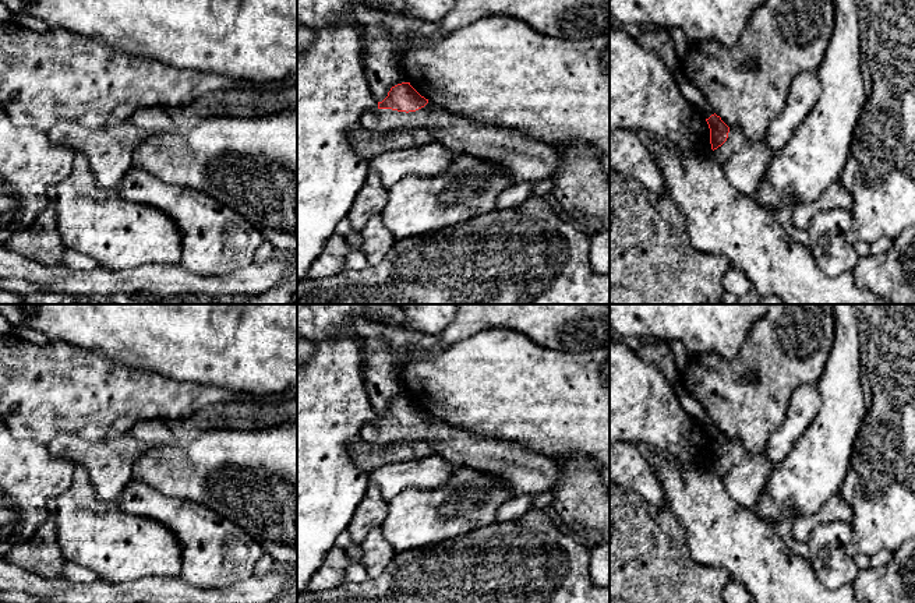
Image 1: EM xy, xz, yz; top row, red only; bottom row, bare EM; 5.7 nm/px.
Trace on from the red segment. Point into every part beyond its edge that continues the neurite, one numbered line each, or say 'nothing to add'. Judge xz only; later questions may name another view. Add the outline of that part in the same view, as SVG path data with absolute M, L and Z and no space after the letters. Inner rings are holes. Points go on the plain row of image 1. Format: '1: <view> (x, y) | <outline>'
1: xz (525, 472) | M432 415L416 424L378 422L365 424L360 437L371 445L425 441L445 461L487 472L502 480L515 496L550 493L559 477L559 465L508 441L474 437Z

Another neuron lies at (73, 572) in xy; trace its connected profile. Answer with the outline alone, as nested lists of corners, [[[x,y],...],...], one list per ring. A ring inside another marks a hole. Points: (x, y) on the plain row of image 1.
[[[71,563],[63,567],[61,576],[77,583],[85,583],[98,579],[93,571]]]

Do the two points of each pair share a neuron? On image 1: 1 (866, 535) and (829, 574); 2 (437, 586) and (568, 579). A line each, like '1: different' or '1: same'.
1: different
2: same

